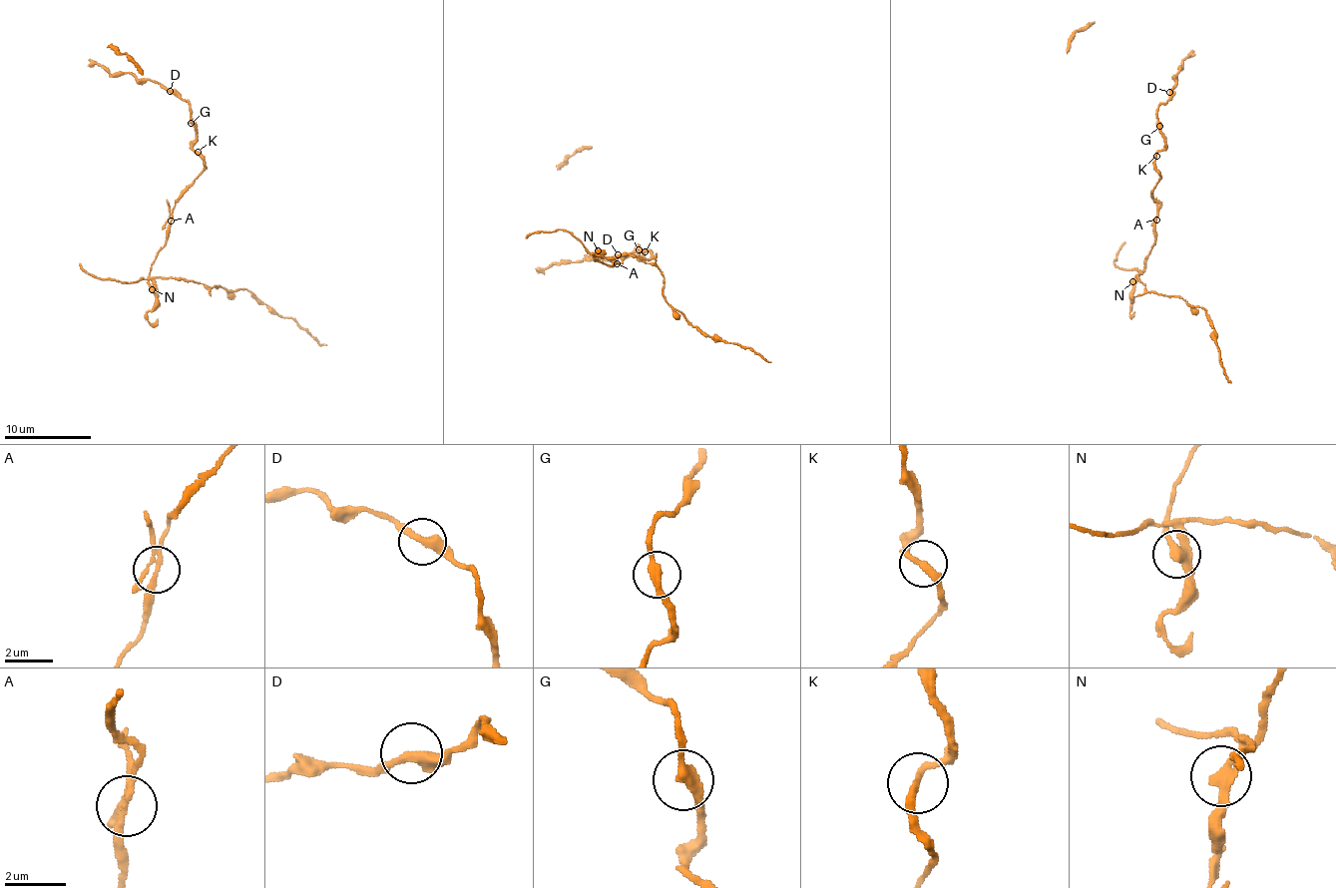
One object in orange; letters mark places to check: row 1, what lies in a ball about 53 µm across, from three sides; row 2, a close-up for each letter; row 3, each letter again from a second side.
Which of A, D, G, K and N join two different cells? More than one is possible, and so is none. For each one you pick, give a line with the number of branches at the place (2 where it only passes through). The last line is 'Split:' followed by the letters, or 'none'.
N: Branches: 2
Split: N

